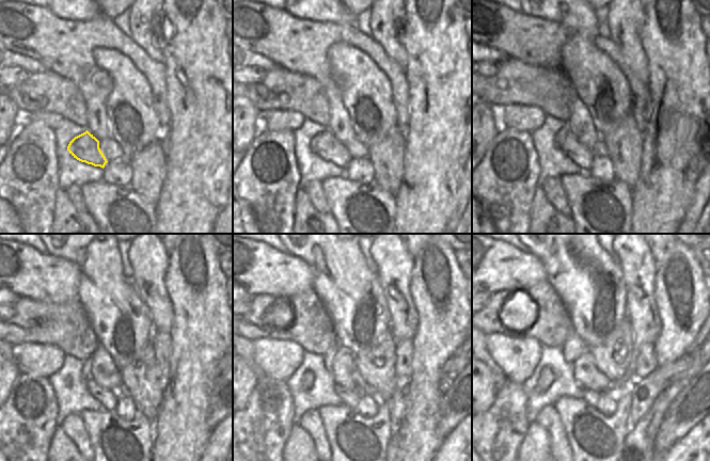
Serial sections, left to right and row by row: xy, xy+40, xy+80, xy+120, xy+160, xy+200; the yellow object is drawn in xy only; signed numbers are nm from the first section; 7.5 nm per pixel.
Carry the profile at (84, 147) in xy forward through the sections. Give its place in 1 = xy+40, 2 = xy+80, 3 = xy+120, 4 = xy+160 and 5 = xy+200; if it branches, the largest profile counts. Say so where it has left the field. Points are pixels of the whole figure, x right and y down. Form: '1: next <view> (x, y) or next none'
1: next xy+40 (326, 145)
2: next xy+80 (574, 150)
3: next xy+120 (108, 398)
4: next xy+160 (350, 398)
5: next xy+200 (592, 397)

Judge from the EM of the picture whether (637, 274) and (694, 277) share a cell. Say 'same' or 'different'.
different

